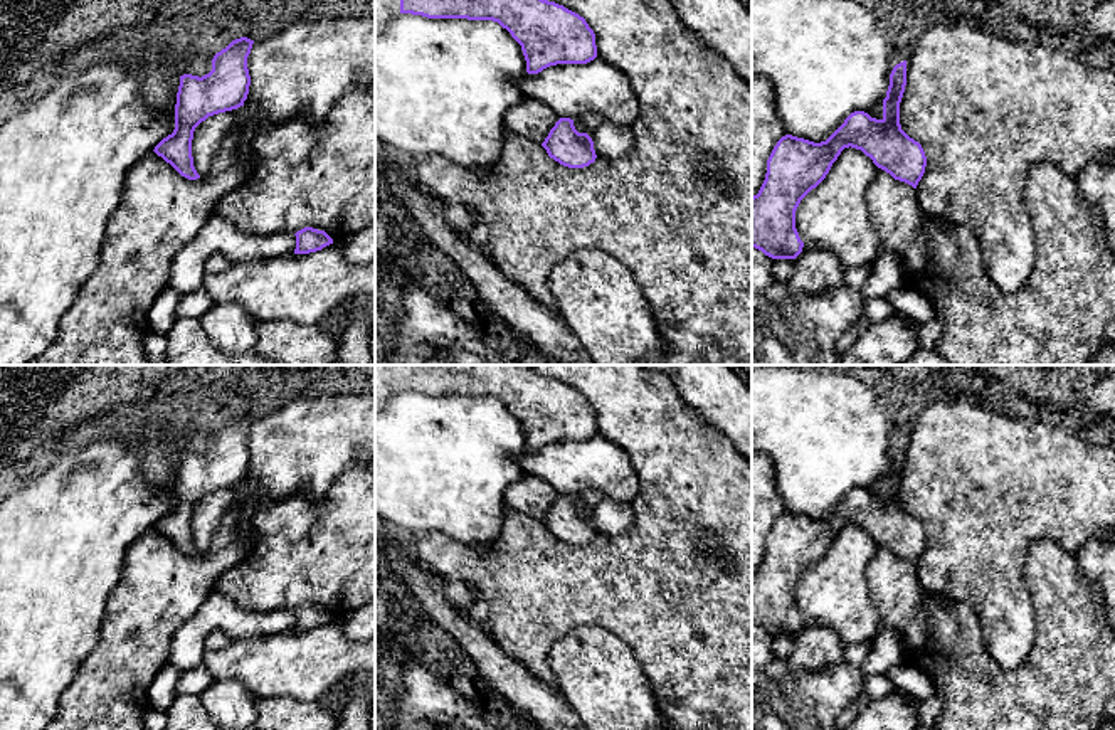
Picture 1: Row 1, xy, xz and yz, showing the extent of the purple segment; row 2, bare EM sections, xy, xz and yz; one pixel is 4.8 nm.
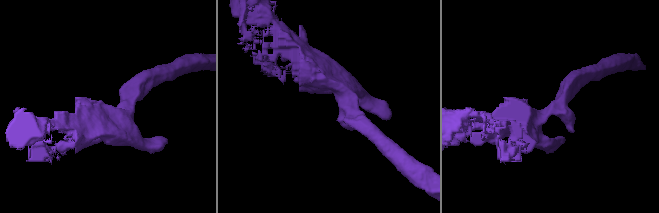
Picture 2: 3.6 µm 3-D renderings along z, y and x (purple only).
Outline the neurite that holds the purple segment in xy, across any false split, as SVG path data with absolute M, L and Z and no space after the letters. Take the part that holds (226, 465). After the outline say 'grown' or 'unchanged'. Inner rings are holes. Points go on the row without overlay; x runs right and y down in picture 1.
M247 414L235 415L214 432L209 451L202 454L192 451L180 452L175 506L153 528L182 553L188 557L200 555L192 533L195 505L209 493L244 483L251 463L247 434L252 421L254 417Z; unchanged

